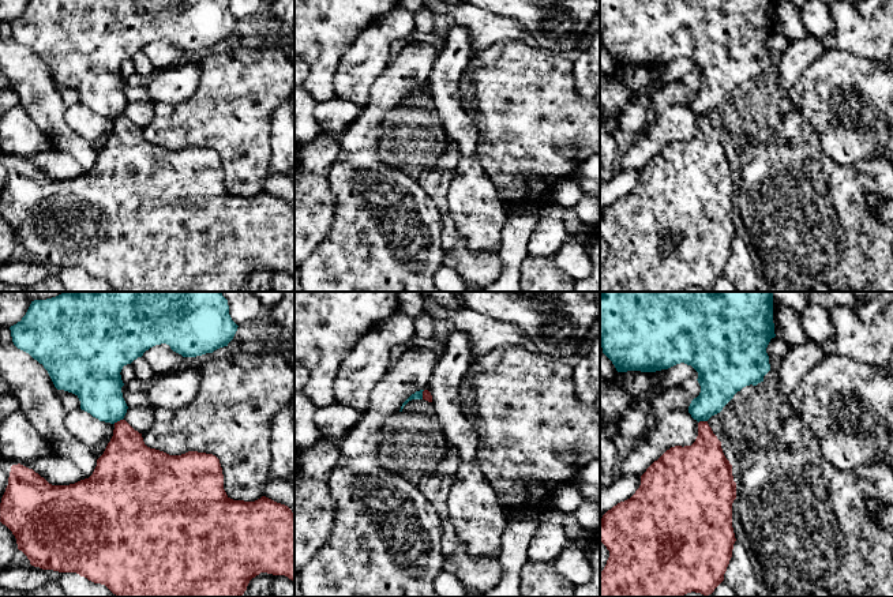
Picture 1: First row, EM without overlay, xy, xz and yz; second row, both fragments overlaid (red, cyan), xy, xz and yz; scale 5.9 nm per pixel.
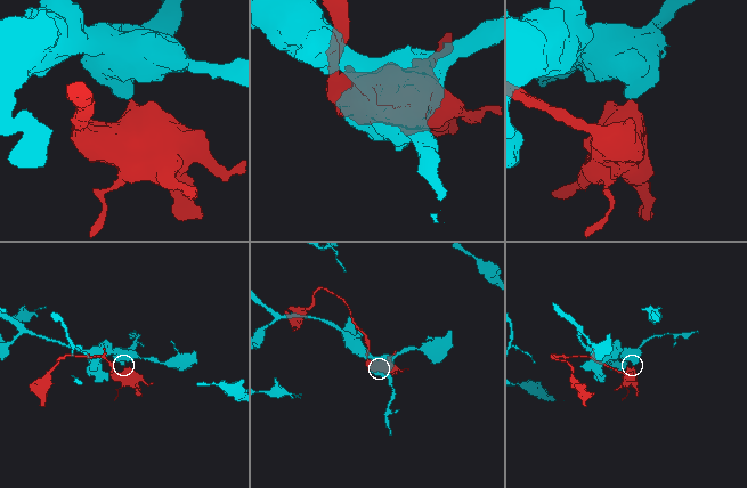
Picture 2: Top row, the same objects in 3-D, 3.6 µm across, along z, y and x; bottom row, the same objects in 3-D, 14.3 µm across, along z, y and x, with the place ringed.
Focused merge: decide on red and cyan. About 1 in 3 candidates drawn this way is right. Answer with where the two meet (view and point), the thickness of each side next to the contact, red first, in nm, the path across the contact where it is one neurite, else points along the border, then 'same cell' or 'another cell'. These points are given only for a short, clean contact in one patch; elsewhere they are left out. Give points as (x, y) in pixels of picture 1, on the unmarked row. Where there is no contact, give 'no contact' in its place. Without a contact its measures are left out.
contact yz (702, 116); calibres 260 and 220 nm; border yz (706, 115), (698, 117); another cell

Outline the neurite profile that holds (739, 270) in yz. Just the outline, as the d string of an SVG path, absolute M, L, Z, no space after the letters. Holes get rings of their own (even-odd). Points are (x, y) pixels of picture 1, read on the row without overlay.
M738 236L733 239L732 252L724 269L724 277L738 292L757 292L758 275L747 244Z

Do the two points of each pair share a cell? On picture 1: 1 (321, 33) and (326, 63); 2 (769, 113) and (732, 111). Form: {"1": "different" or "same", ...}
{"1": "same", "2": "same"}

